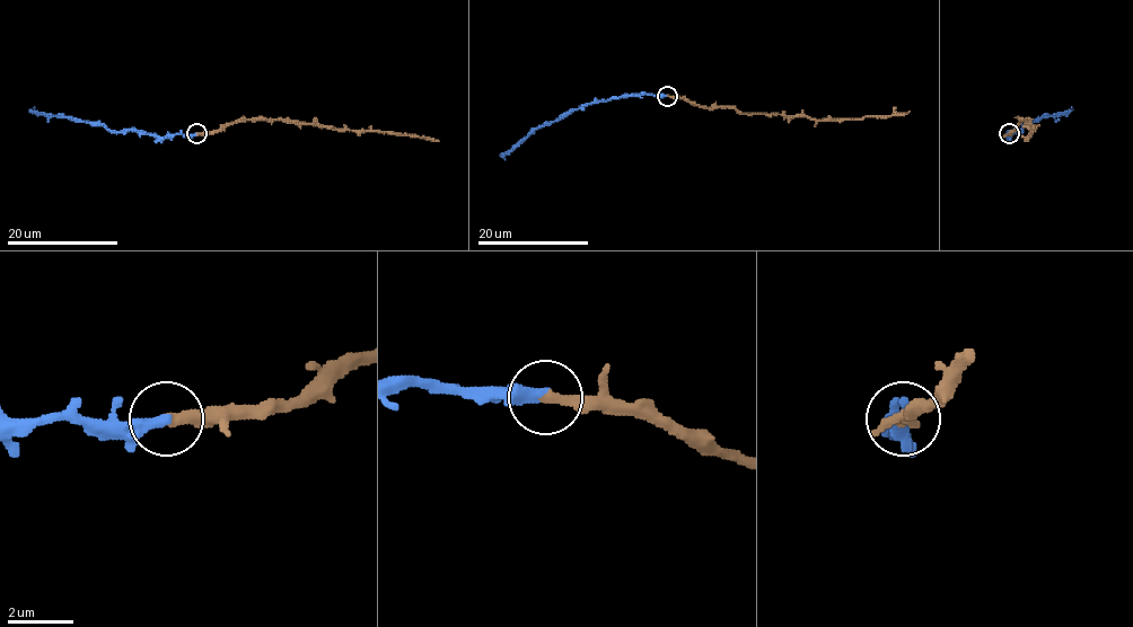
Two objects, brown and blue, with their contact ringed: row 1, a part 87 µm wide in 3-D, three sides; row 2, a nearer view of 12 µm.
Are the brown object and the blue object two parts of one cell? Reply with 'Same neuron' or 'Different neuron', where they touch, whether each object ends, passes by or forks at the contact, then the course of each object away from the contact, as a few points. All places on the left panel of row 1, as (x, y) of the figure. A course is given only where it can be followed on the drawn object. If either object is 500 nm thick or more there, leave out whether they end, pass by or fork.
Same neuron. Place: (196, 133). At the ring brown ends. At the ring blue ends. Course of brown: (196, 134), (214, 133), (233, 123), (271, 121), (347, 130), (379, 130), (439, 141). Course of blue: (195, 134), (154, 137), (130, 130), (111, 131), (82, 122), (37, 115), (32, 109), (34, 106)

